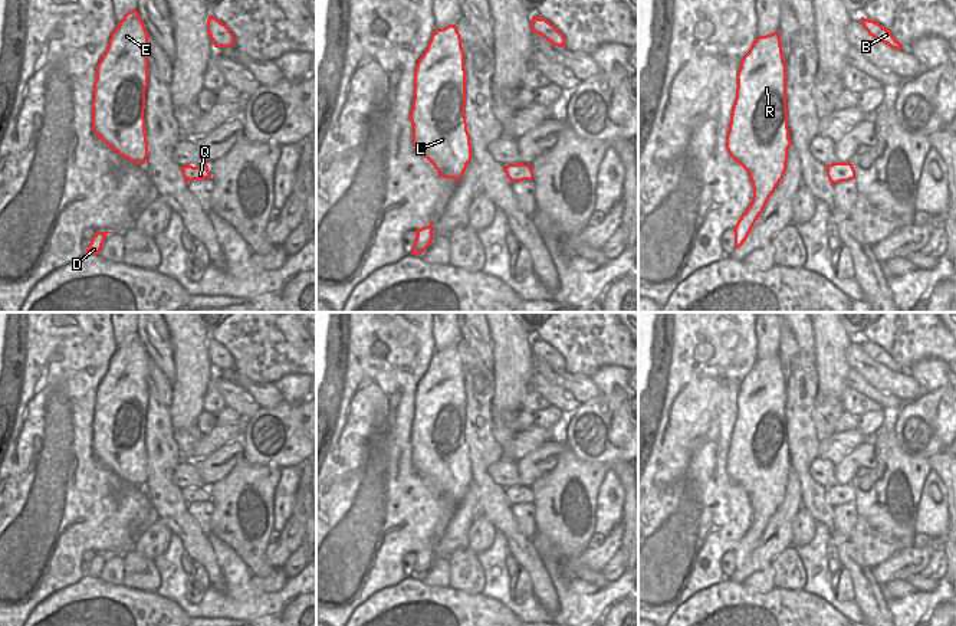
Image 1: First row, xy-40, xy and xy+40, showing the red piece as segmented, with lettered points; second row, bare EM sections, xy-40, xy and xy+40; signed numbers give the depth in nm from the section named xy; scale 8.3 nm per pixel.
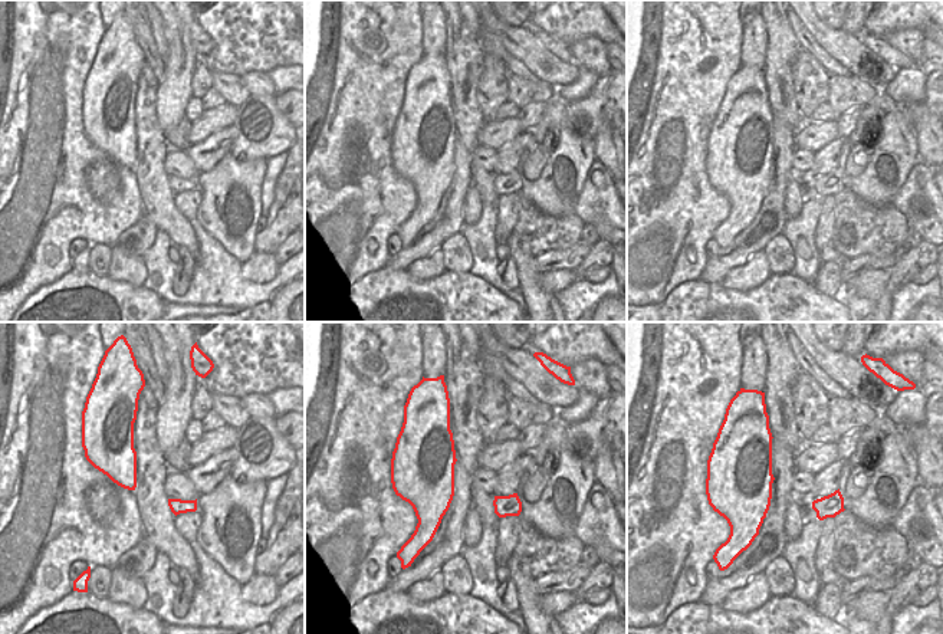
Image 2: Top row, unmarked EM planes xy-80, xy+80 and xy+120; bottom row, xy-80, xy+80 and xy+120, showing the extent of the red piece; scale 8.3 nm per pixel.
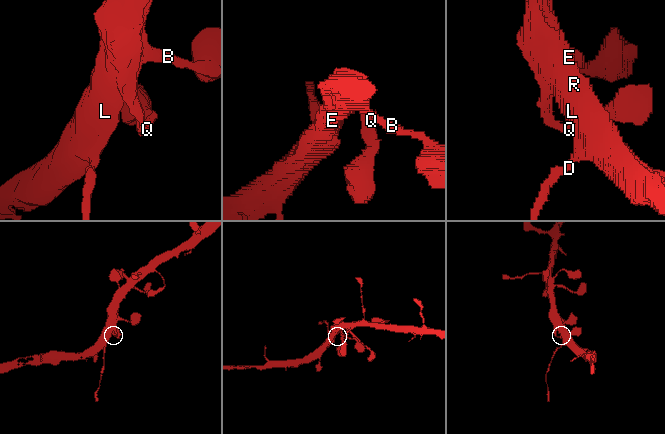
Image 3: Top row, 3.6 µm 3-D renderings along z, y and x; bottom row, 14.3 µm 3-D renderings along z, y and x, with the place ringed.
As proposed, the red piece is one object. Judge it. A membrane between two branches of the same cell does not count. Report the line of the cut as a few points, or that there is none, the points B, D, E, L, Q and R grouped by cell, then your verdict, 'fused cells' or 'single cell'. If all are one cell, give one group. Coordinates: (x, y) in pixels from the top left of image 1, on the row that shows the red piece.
xy (431, 232), (423, 232), (417, 236) | B E L Q R / D | fused cells

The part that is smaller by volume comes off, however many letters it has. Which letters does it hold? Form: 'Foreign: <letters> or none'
Foreign: D

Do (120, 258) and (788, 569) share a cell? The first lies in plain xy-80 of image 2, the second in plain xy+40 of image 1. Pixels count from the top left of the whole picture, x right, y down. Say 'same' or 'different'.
same

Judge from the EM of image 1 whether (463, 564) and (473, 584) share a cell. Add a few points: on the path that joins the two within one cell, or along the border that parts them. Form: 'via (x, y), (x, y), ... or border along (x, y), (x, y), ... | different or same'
via (465, 569), (472, 580) | same

